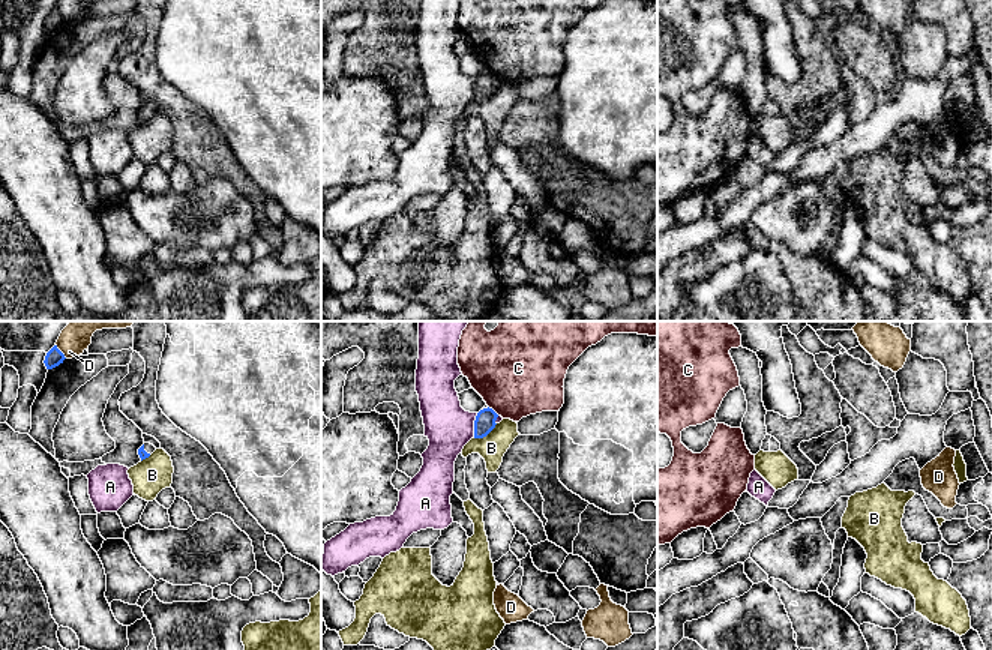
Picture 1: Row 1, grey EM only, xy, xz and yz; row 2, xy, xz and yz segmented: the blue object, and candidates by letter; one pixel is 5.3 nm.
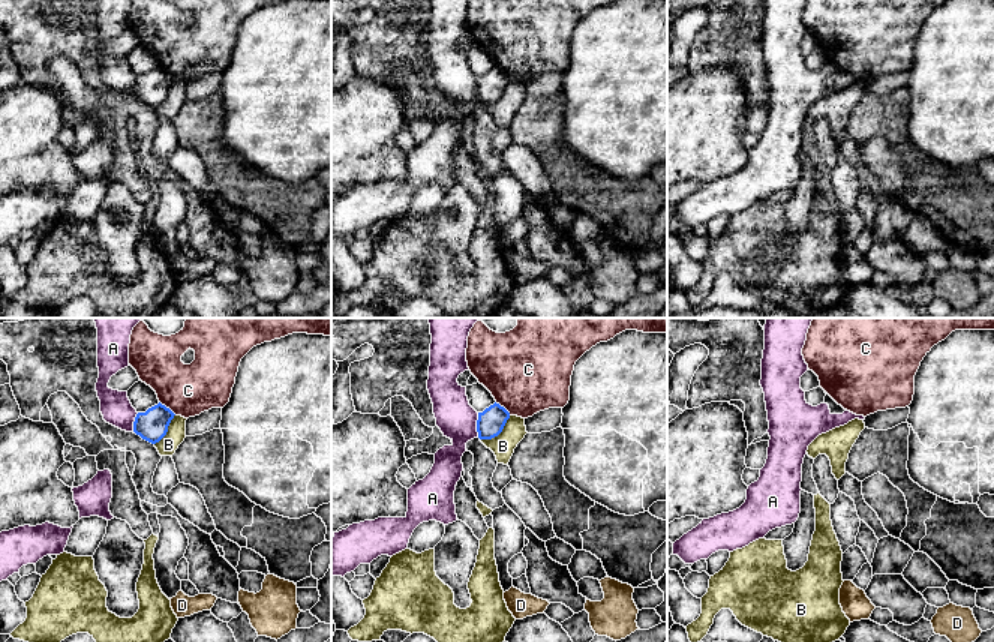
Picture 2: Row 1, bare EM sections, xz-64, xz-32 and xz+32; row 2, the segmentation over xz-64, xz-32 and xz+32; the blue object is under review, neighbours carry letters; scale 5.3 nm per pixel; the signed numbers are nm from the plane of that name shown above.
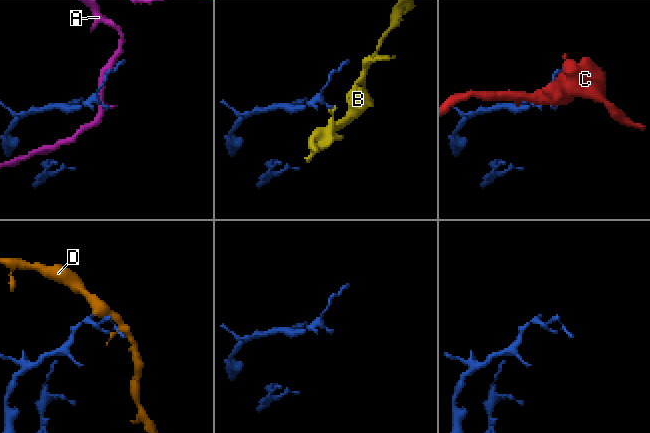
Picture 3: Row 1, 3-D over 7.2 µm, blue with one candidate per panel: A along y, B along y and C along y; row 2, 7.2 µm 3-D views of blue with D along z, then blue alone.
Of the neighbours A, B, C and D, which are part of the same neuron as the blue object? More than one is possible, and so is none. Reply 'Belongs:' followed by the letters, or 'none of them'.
Belongs: none of them

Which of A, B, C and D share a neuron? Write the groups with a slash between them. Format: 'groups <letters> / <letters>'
groups A / B / C / D

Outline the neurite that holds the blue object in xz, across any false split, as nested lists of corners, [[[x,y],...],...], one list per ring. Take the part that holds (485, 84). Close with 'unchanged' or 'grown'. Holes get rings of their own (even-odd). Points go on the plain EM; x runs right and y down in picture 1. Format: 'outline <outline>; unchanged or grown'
outline [[[483,72],[477,77],[474,84],[474,102],[486,101],[494,92],[498,78],[492,72]]]; unchanged

